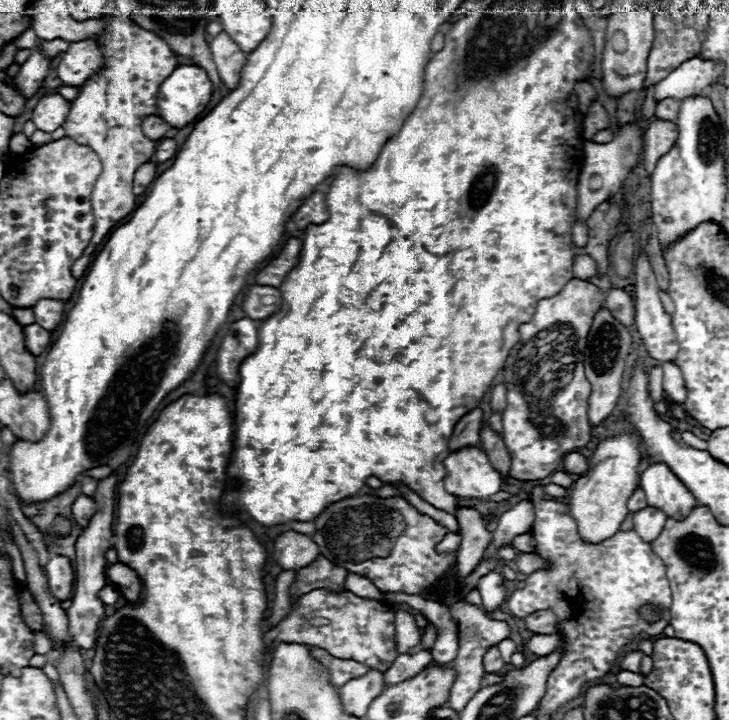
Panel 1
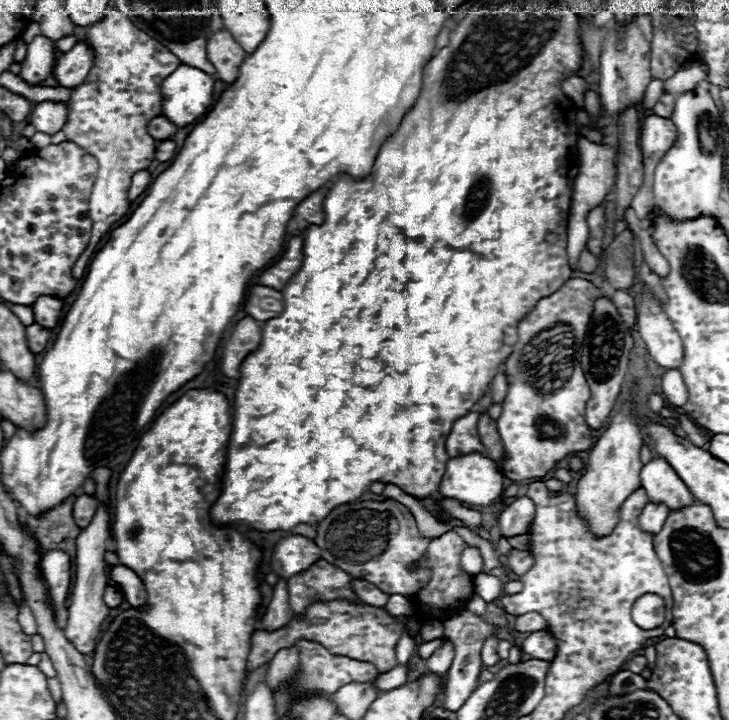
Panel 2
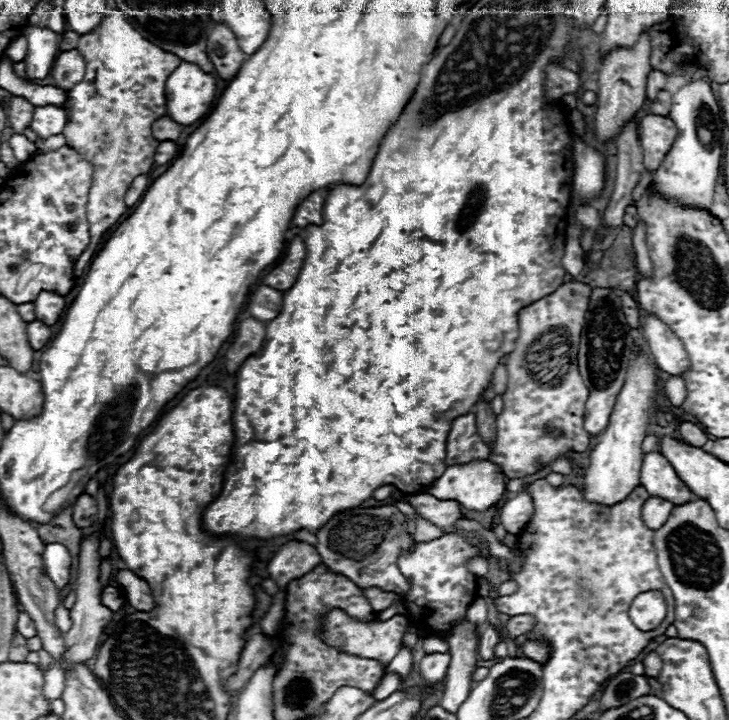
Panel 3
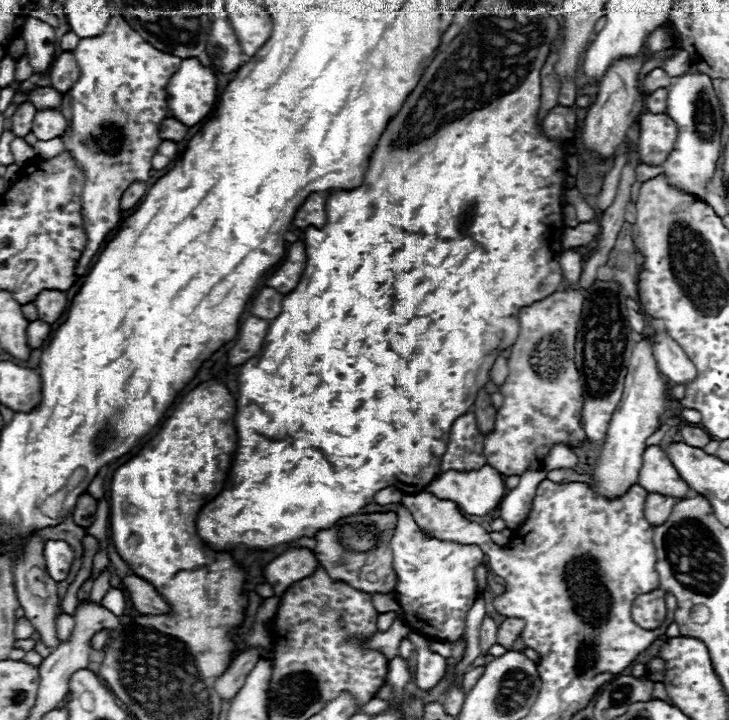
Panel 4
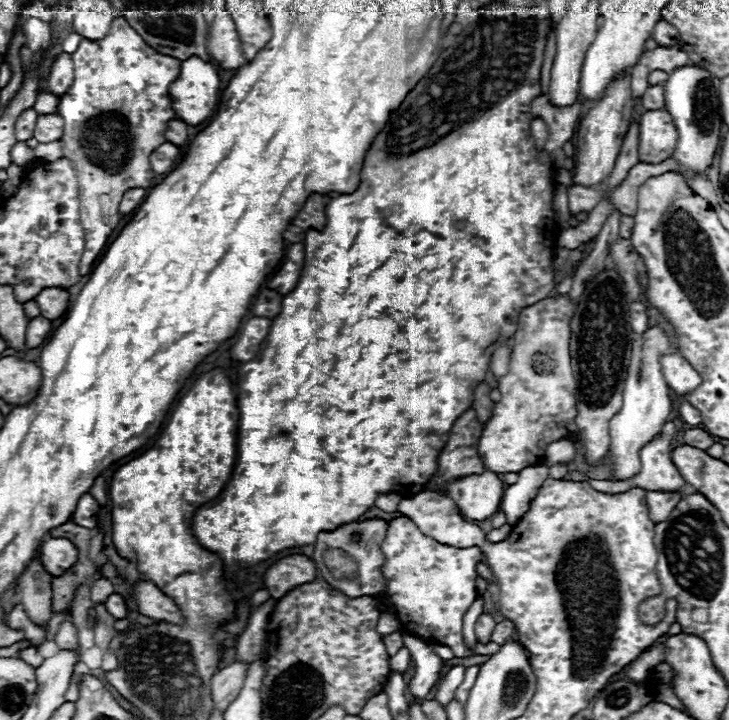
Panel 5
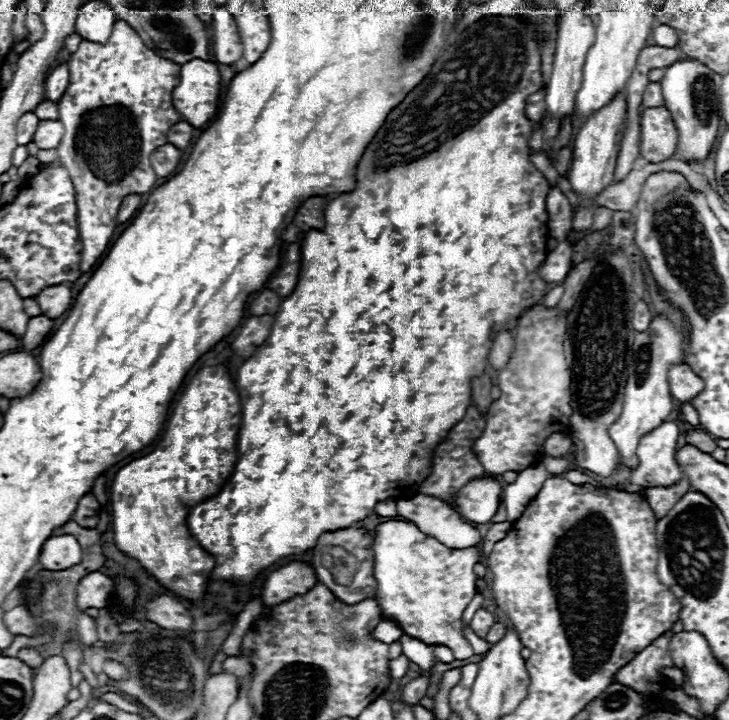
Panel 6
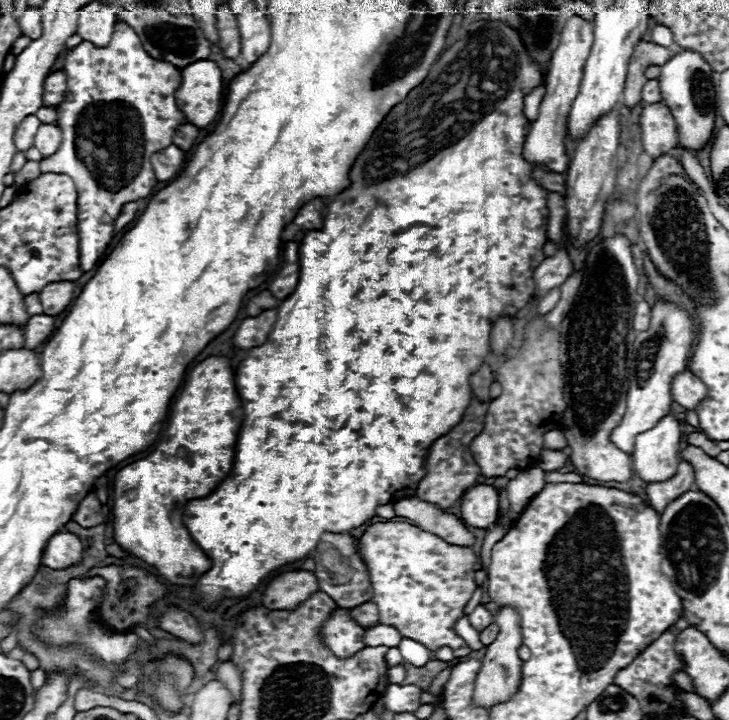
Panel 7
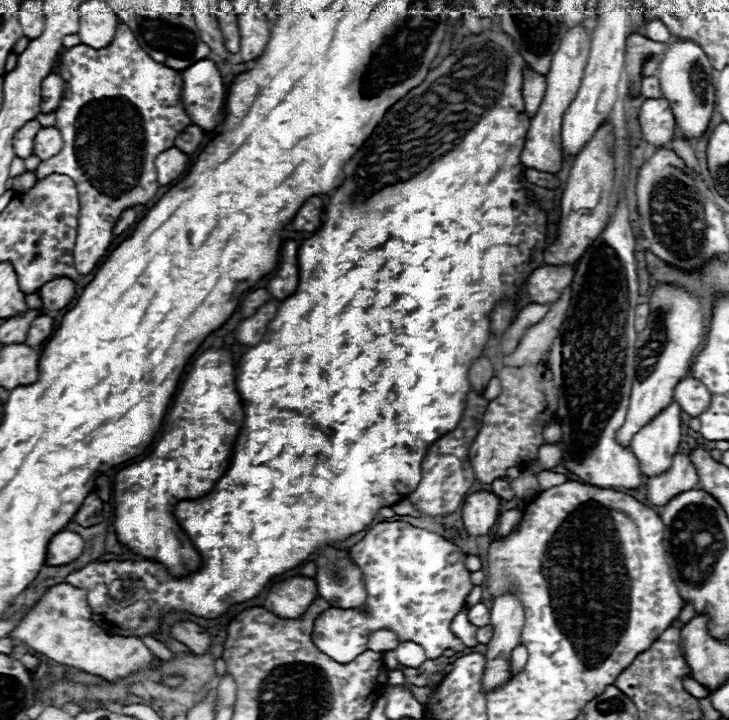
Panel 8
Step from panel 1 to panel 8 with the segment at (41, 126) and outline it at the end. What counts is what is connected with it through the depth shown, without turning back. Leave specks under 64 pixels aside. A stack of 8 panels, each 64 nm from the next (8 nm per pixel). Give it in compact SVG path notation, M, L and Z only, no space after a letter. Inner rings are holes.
M42 128L34 138L34 154L44 162L62 150L62 136L56 128Z

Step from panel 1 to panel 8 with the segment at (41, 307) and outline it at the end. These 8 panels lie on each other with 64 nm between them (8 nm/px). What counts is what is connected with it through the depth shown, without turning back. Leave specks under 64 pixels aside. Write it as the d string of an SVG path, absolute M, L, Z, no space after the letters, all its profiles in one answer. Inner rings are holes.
M66 276L52 278L38 290L38 294L42 296L42 302L48 310L60 310L74 296L74 280L70 280Z

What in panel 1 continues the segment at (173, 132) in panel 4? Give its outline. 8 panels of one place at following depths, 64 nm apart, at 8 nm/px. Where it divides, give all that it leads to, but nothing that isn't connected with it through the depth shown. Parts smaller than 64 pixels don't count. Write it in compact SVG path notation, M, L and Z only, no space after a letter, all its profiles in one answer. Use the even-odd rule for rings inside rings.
M148 116L144 122L142 122L142 130L148 138L152 140L160 140L166 136L166 132L170 130L172 126L168 122L164 122L160 116Z

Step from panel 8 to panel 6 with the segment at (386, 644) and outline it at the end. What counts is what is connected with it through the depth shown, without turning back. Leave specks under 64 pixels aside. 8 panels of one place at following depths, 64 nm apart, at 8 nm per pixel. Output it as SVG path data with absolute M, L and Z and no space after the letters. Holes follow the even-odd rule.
M382 620L374 630L372 630L372 638L374 640L380 640L384 644L392 644L392 642L398 642L402 636L402 630L398 628L398 624L390 622L390 620Z

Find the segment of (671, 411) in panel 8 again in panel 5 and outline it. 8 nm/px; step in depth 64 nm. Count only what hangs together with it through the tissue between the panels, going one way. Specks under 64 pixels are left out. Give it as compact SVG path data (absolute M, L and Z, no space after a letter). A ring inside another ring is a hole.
M666 422L666 424L662 426L662 430L660 430L660 438L654 438L654 440L650 440L648 444L642 446L642 450L640 450L640 462L642 462L642 468L640 468L640 472L638 472L634 478L628 478L628 480L624 480L624 482L616 482L616 484L606 484L606 480L590 480L590 478L586 478L582 472L570 472L568 478L570 478L570 480L576 480L576 482L588 480L590 486L592 486L594 490L606 492L606 494L618 494L618 492L626 492L626 490L630 490L630 488L664 490L664 492L682 490L686 482L684 482L684 478L680 476L680 472L678 472L678 468L674 466L672 456L670 456L670 454L672 454L670 442L672 442L672 438L674 438L676 432L678 432L678 430L676 430L676 424L674 424L674 422Z

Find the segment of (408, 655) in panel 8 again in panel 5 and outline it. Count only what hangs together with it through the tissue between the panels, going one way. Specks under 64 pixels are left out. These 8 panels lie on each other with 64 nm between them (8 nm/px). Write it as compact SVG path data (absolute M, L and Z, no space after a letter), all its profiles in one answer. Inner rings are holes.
M404 633L403 643L412 656L412 662L416 664L416 674L409 682L408 690L416 700L424 700L424 696L440 678L442 660L438 654L434 654L432 644L426 644L426 640L420 640L414 634Z

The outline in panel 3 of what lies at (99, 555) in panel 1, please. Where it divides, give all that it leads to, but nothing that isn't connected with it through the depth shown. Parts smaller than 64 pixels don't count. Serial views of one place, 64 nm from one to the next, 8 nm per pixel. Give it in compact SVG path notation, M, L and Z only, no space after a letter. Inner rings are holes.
M90 534L88 538L82 540L80 548L80 564L78 564L78 580L76 580L76 604L70 610L72 618L72 628L64 634L64 662L74 666L74 664L88 664L90 658L94 658L98 644L100 644L100 634L104 628L112 622L112 610L104 608L100 602L100 558L98 558L98 538Z

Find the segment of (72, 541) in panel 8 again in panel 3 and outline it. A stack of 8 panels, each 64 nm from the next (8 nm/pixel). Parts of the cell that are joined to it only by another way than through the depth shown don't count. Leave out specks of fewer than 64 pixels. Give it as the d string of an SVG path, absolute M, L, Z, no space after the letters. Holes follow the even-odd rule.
M58 542L48 544L42 558L44 558L46 574L50 576L50 580L54 580L54 584L58 588L66 586L68 578L70 578L70 564L72 564L68 548L64 544L58 544Z

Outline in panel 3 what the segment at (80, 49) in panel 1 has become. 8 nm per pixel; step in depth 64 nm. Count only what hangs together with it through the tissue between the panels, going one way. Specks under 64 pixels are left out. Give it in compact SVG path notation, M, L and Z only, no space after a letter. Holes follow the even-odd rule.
M78 50L60 52L58 58L54 60L54 66L52 66L50 74L54 78L54 86L56 88L70 90L84 76L84 58L80 56Z

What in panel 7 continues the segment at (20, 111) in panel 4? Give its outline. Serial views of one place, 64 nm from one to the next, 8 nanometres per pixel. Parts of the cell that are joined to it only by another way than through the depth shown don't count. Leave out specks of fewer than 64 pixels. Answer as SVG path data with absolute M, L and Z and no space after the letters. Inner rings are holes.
M28 116L18 126L18 132L14 134L14 144L16 144L18 152L26 152L28 148L32 148L32 142L34 142L34 136L36 136L38 128L40 128L40 120L36 116Z

